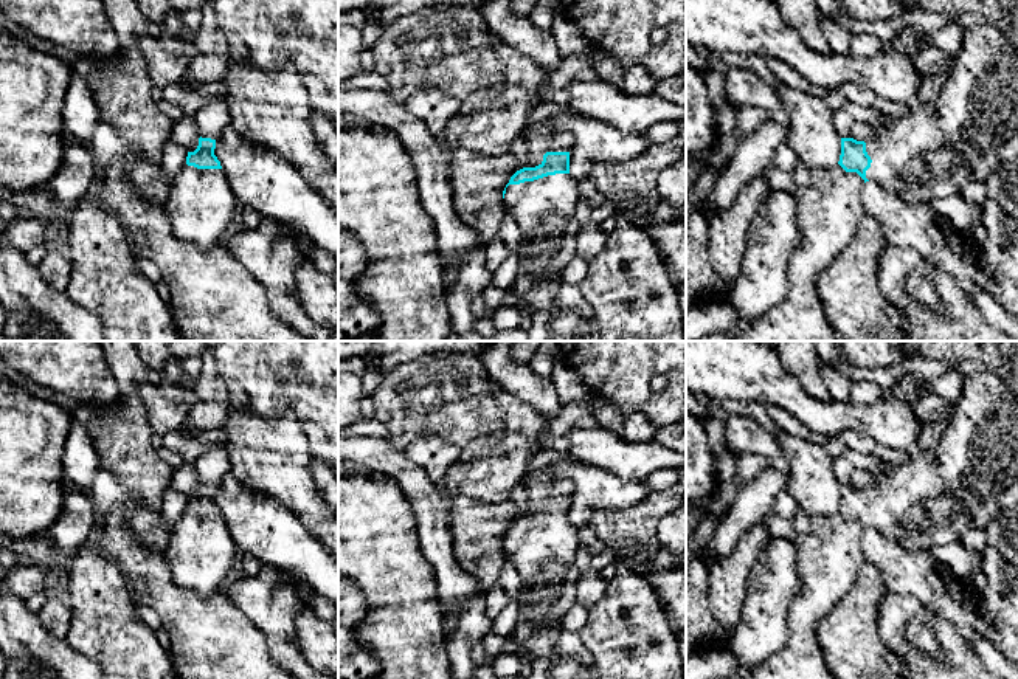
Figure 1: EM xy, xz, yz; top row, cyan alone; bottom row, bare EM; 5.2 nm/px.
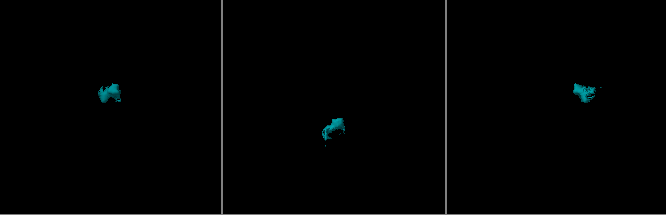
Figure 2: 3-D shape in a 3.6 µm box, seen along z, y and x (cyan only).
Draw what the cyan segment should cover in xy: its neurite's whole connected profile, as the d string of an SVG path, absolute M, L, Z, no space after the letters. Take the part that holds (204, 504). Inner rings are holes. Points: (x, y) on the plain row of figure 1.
M225 446L208 450L194 465L200 477L199 493L188 499L186 512L171 526L164 558L178 588L211 595L223 591L237 570L237 546L214 502L216 487L233 467Z

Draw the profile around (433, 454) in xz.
M438 434L416 439L403 451L428 477L442 484L448 468L461 457L462 448L452 445Z

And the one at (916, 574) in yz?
M871 527L864 530L861 546L866 563L881 572L888 594L914 597L928 612L953 623L967 643L989 636L990 615L968 580L948 574L925 550L909 552Z

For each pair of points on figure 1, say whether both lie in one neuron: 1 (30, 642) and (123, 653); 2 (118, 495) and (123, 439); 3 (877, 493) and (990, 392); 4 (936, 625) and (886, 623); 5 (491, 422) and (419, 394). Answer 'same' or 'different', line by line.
1: different
2: different
3: same
4: same
5: same

